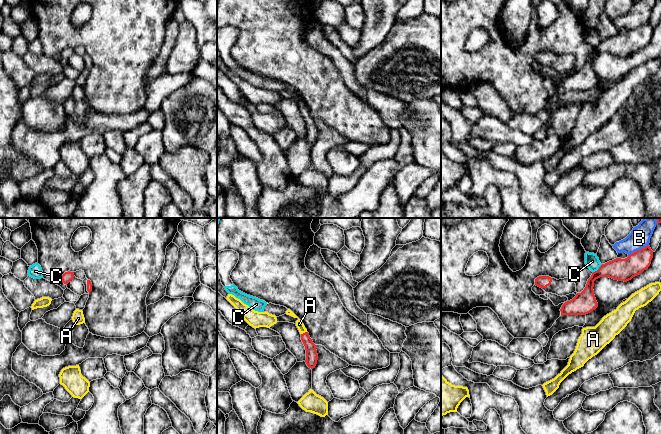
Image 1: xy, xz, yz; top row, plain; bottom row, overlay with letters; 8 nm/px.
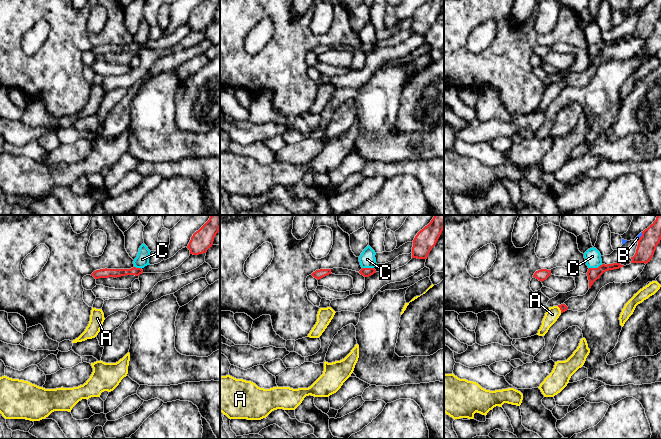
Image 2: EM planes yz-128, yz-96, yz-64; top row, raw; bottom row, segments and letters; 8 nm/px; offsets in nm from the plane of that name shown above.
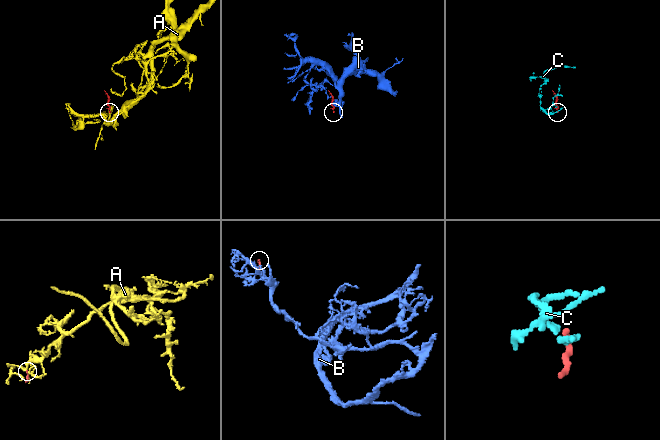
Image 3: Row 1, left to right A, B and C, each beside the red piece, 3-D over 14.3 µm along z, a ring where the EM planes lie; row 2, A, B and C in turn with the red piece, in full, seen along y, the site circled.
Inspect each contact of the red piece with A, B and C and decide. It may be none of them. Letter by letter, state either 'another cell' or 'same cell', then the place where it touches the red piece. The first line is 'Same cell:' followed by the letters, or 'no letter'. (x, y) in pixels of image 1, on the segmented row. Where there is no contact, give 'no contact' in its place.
Same cell: A
A: same cell; meets red in xz at (303, 333)
B: another cell; meets red in yz at (638, 250)
C: another cell; meets red in yz at (598, 269)

